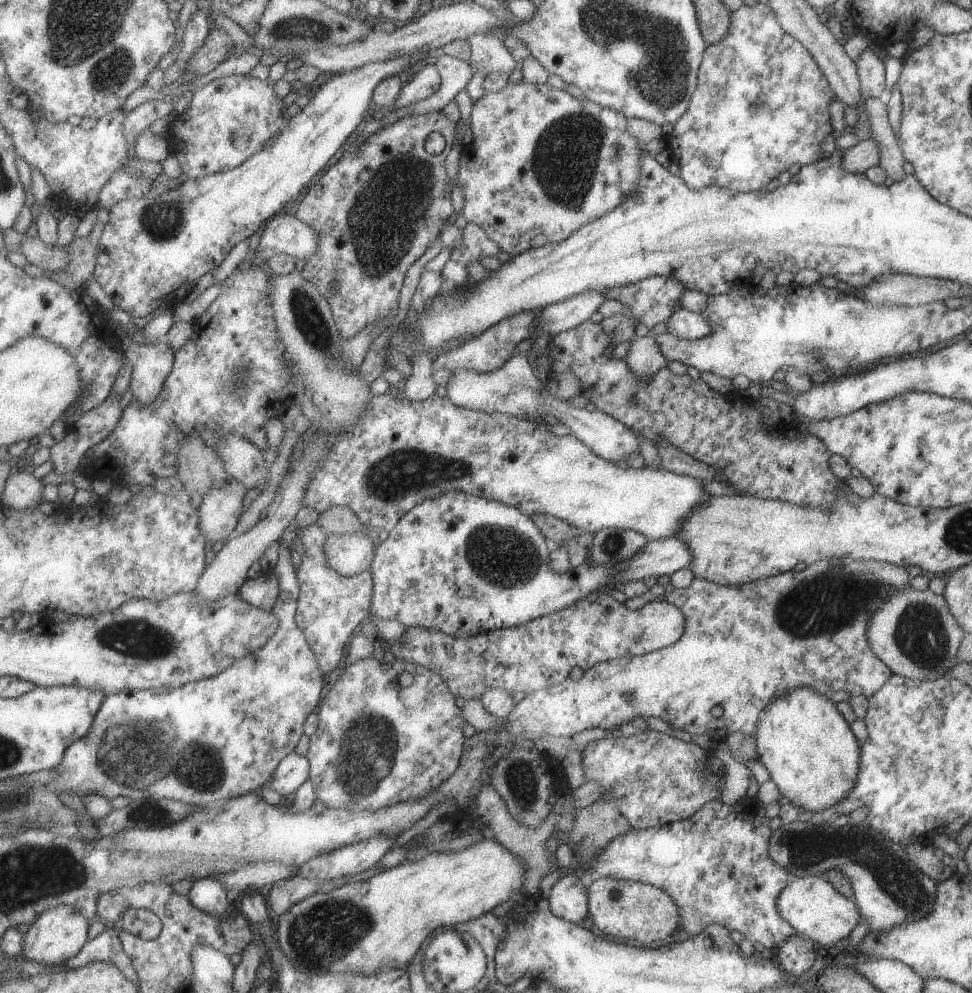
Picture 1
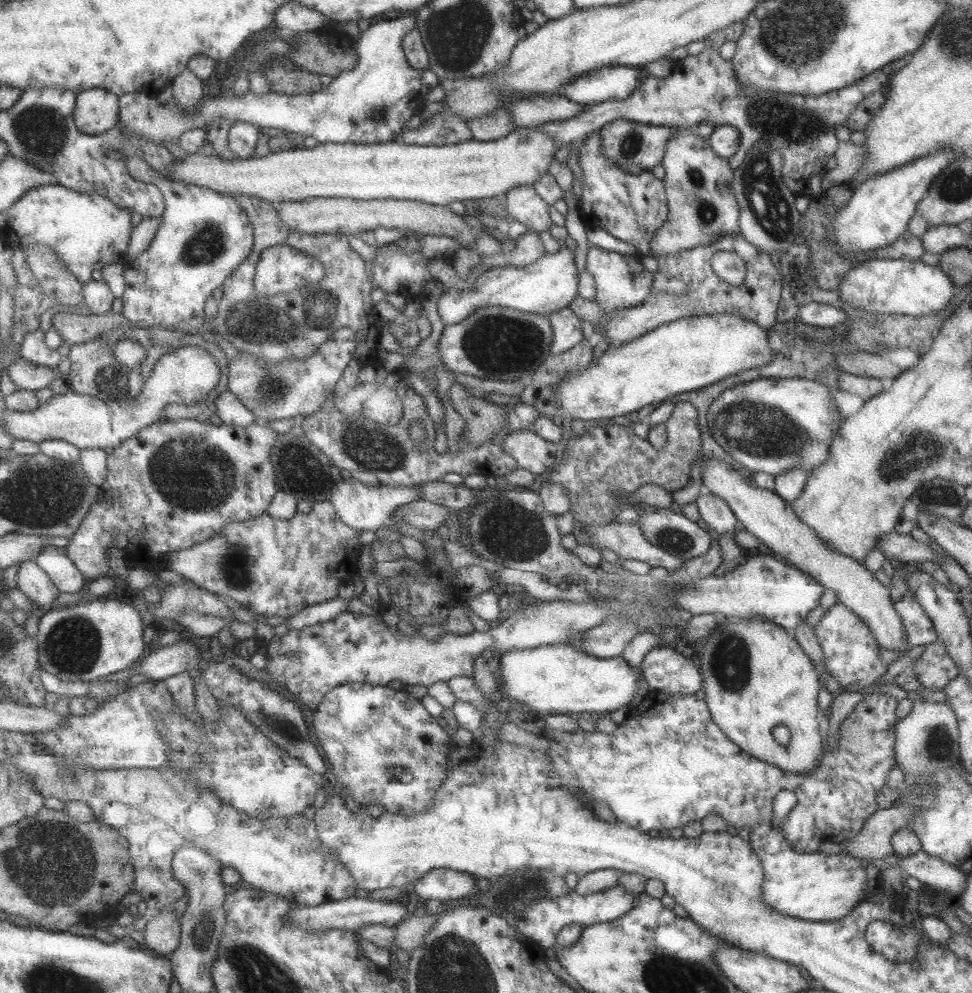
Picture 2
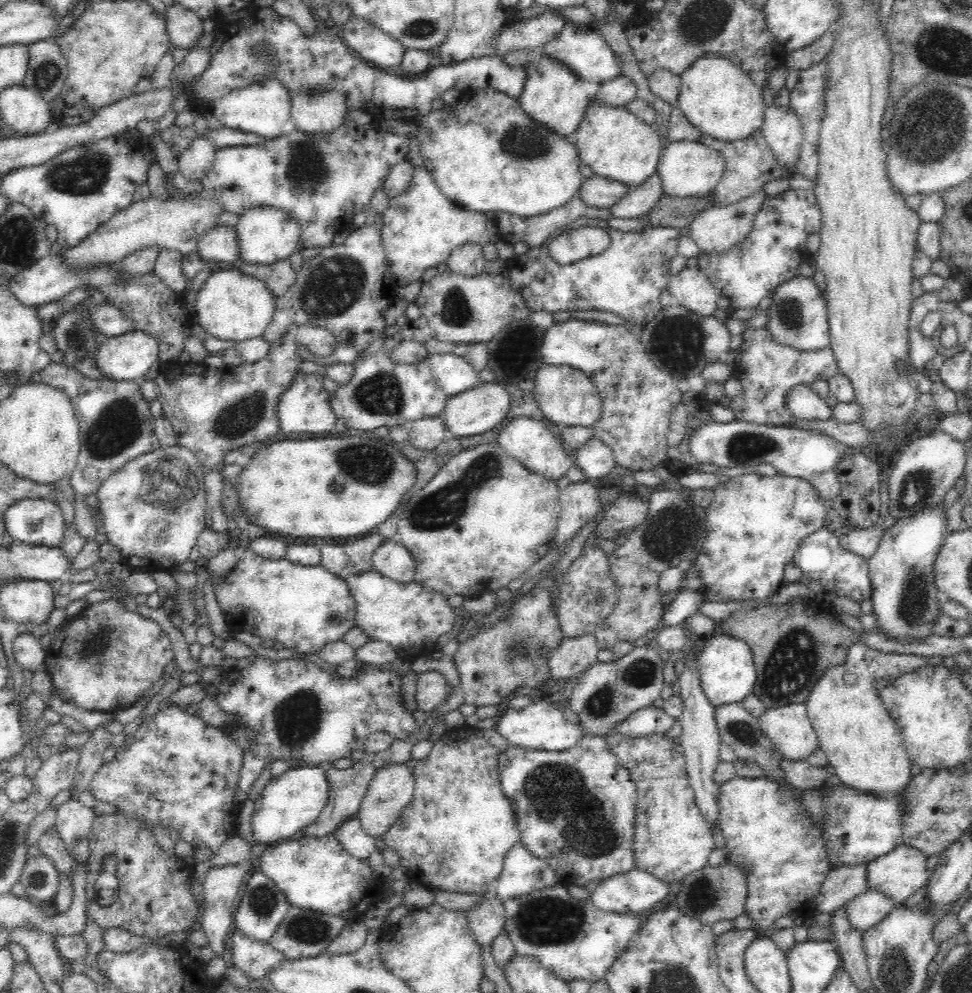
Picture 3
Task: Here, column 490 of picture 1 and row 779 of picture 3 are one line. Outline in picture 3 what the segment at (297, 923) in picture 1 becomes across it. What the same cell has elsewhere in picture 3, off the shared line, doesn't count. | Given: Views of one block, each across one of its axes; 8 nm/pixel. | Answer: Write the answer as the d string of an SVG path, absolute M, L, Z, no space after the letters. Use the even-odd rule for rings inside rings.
M864 643L852 644L846 656L846 664L832 666L814 686L806 702L808 718L820 742L820 749L827 755L832 773L845 786L880 798L901 798L912 781L912 762L904 747L902 730L885 709L873 682L880 677L895 677L900 673L928 665L925 656L910 653L887 653L870 648Z

